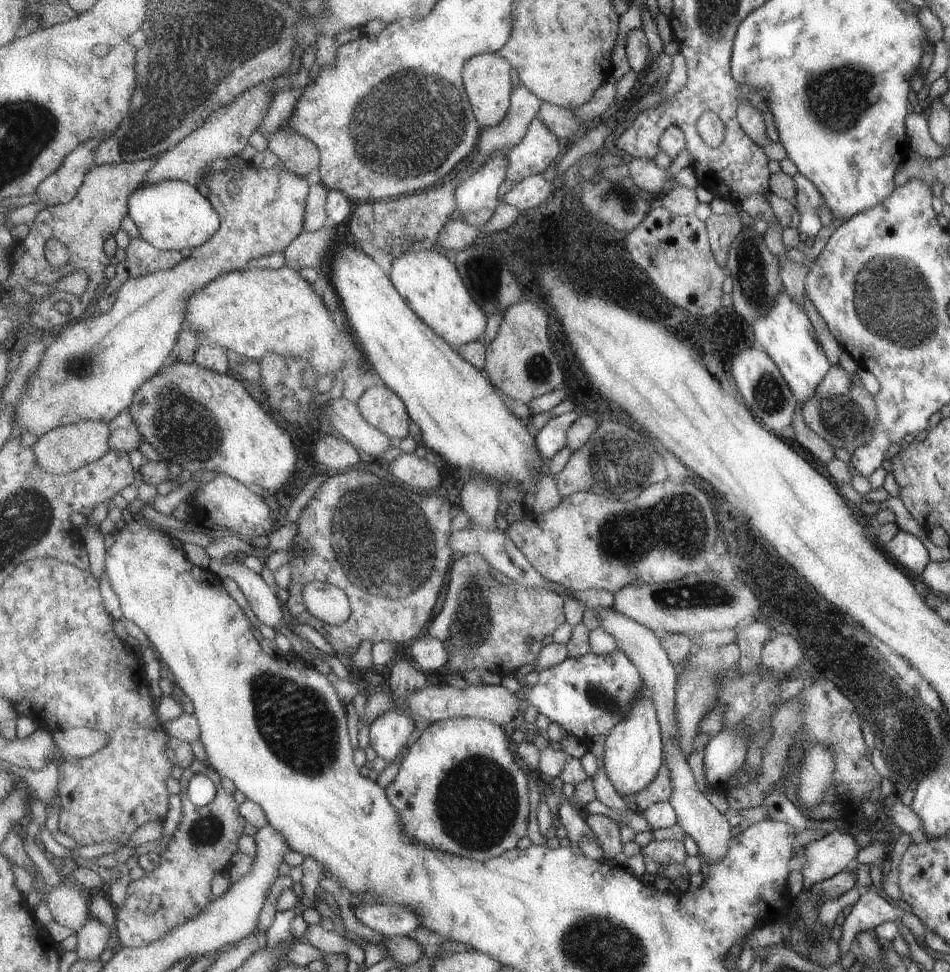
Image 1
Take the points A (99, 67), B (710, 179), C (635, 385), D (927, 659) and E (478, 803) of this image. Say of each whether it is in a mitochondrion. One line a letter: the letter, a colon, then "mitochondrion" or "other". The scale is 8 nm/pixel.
A: other
B: other
C: other
D: other
E: mitochondrion

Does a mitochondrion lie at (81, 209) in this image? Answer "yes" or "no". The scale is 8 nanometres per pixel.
no

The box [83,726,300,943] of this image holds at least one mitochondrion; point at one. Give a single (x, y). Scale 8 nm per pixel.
(206, 831)

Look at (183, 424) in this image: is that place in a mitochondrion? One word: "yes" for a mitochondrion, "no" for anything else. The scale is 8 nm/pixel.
yes

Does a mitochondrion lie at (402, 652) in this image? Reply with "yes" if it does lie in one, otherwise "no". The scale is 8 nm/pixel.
no

